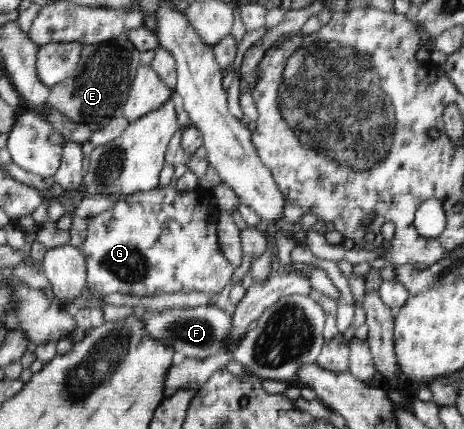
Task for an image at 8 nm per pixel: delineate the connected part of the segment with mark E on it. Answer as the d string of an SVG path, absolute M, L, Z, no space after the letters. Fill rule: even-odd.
M126 34L84 45L75 74L50 88L48 105L73 122L103 127L110 119L123 115L129 90L138 69L140 50L127 39Z

